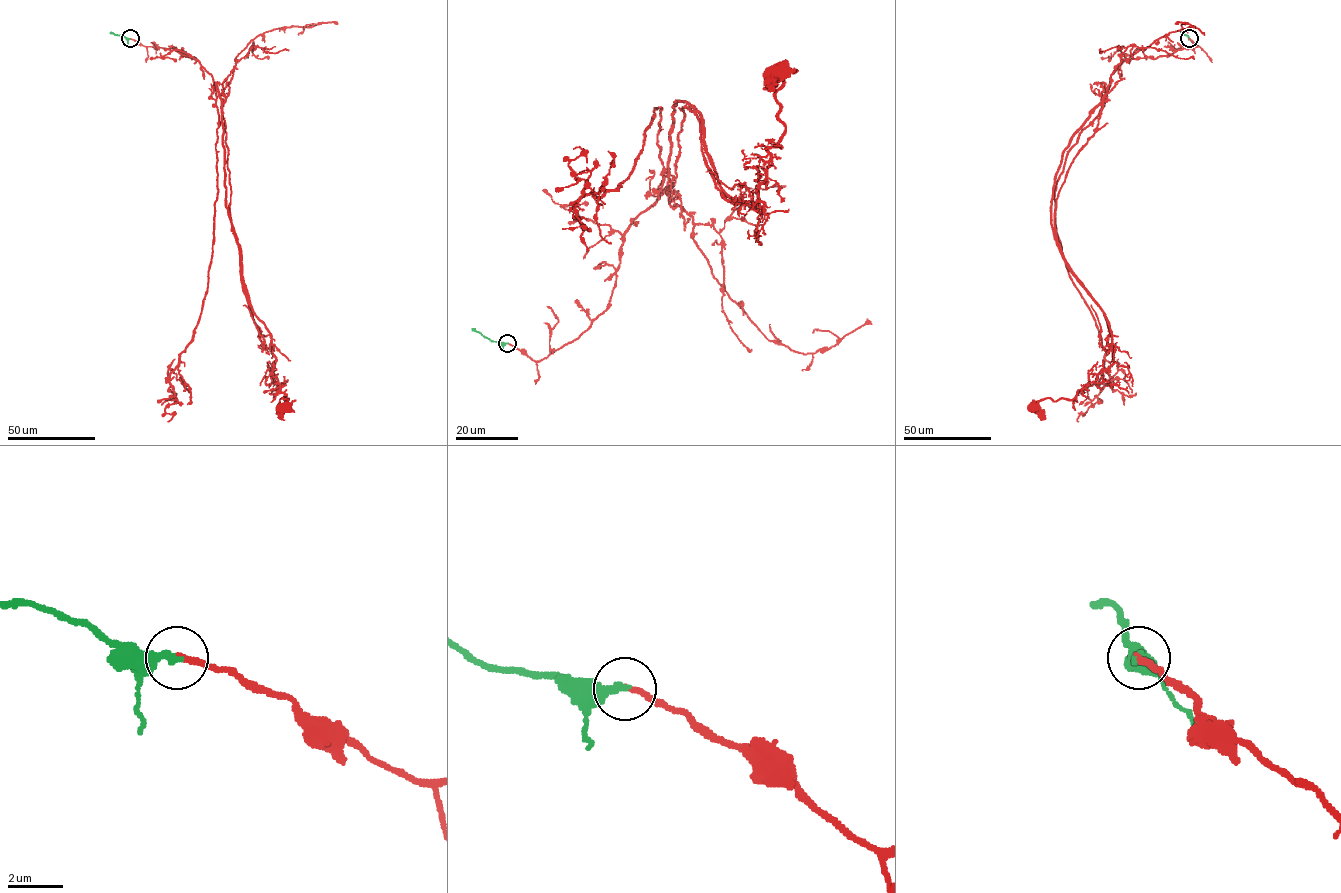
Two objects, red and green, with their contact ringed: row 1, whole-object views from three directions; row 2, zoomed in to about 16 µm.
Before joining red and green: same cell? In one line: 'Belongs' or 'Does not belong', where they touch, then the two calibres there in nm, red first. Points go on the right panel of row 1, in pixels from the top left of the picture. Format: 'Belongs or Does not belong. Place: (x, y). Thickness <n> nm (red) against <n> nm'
Belongs. Place: (1189, 38). Thickness 200 nm (red) against 340 nm

